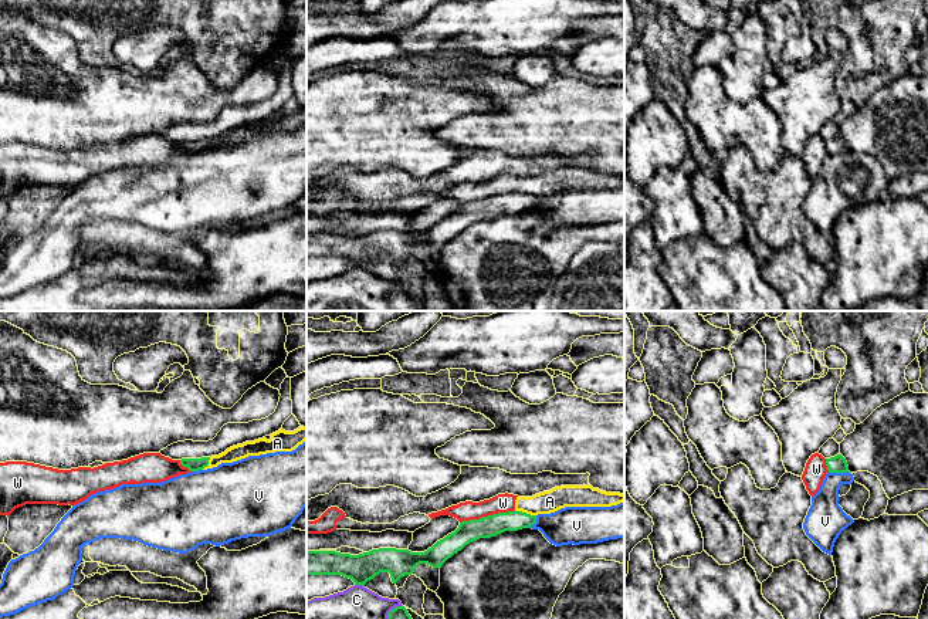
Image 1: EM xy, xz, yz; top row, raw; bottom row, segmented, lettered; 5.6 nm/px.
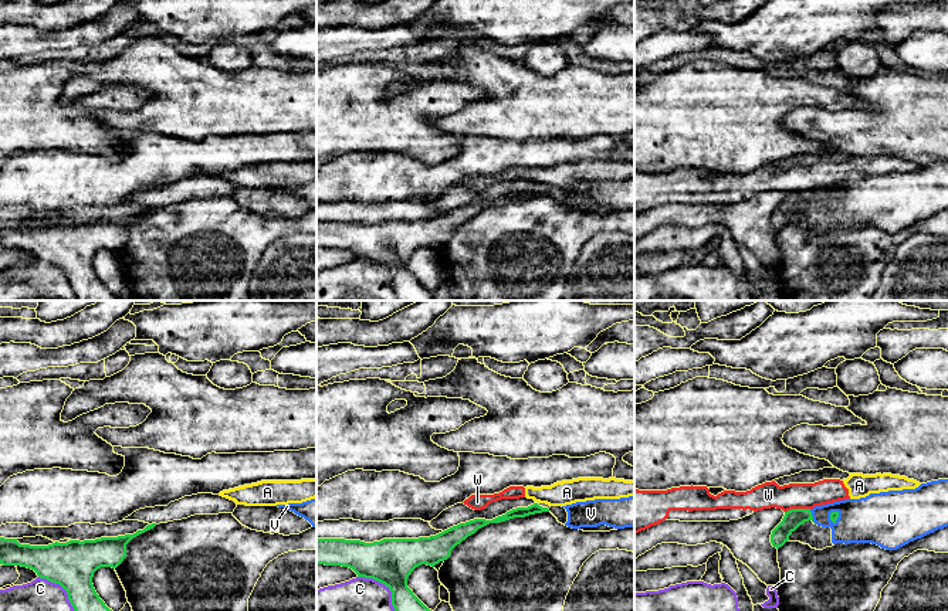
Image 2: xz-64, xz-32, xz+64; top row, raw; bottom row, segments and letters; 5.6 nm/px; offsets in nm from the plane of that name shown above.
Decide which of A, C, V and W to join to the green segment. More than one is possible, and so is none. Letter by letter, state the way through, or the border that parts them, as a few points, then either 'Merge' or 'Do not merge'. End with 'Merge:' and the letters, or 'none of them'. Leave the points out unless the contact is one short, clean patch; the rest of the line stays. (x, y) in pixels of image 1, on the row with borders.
A: Boundary: xz (515, 510), (535, 516). Do not merge
C: Do not merge
V: Boundary: yz (847, 470), (829, 473). Do not merge
W: Boundary: xz (514, 510), (493, 513), (460, 523). Do not merge
Merge: none of them

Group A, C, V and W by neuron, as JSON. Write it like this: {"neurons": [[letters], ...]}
{"neurons": [["A", "W"], ["C"], ["V"]]}

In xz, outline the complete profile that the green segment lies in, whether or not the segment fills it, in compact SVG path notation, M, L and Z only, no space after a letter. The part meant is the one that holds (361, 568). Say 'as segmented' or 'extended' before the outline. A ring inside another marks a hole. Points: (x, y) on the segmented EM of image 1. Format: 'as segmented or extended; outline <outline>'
as segmented; outline M522 511L498 513L480 520L460 522L458 528L437 541L424 552L409 549L379 548L359 555L341 554L336 551L308 551L308 575L342 575L362 585L373 579L380 572L389 572L396 584L402 576L411 575L420 564L433 568L441 565L465 545L480 538L491 538L505 531L529 528L536 522L536 515Z

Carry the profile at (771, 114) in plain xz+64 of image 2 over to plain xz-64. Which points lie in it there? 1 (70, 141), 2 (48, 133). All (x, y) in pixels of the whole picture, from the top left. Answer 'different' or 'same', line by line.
1: same
2: same

